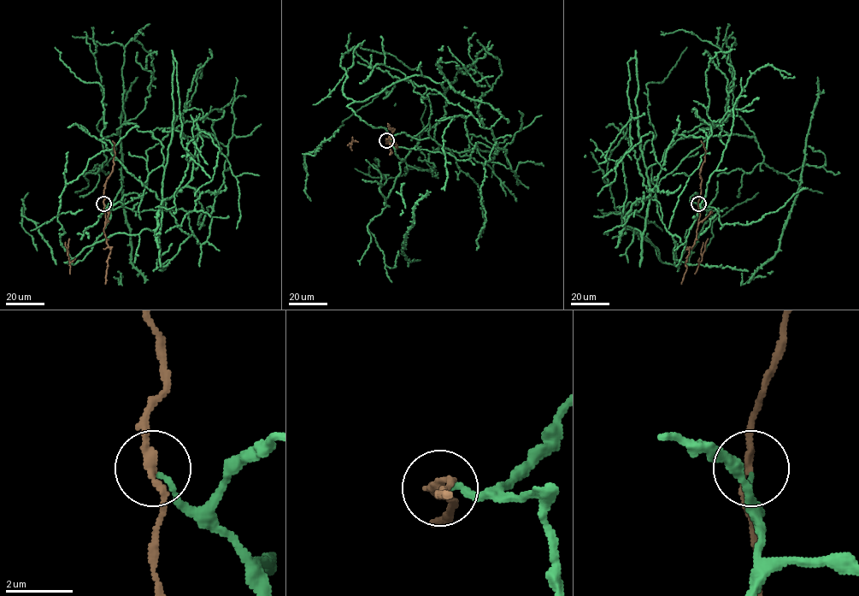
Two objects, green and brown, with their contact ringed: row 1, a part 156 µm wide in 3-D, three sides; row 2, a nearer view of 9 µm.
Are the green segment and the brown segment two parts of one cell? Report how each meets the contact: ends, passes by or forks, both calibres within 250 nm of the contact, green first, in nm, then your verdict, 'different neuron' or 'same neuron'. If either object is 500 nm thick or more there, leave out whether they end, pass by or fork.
green ends there; brown passes by; 130 nm thick on the green side, 190 nm on the other; different neuron

